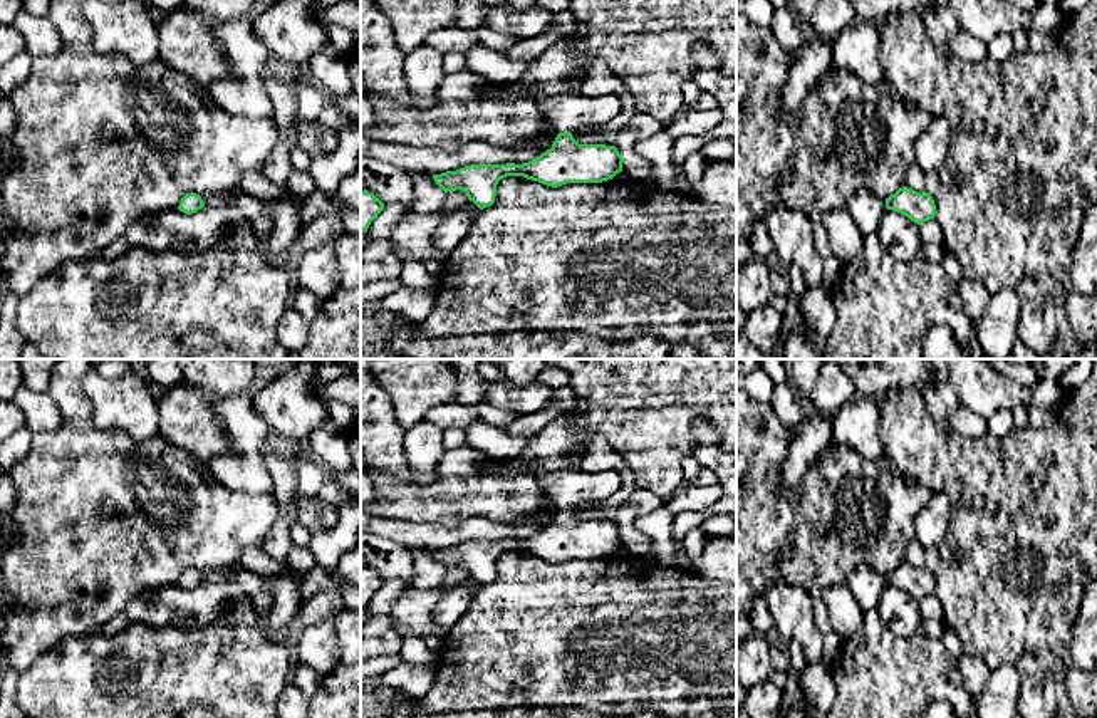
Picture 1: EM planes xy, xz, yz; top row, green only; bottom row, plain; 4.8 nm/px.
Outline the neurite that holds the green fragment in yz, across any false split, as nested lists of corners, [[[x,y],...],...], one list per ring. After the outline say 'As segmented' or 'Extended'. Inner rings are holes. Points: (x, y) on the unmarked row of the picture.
[[[907,562],[899,564],[886,575],[877,574],[867,565],[857,565],[847,577],[845,585],[862,611],[876,609],[886,585],[897,587],[911,597],[921,601],[933,596],[936,580],[929,569],[918,569]]]. Extended

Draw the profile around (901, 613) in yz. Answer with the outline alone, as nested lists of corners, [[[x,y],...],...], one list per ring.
[[[887,584],[876,609],[892,632],[902,637],[918,634],[924,621],[921,616],[919,601]]]

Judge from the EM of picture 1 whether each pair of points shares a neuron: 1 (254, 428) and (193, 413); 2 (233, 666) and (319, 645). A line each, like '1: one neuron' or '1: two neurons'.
1: two neurons
2: two neurons

